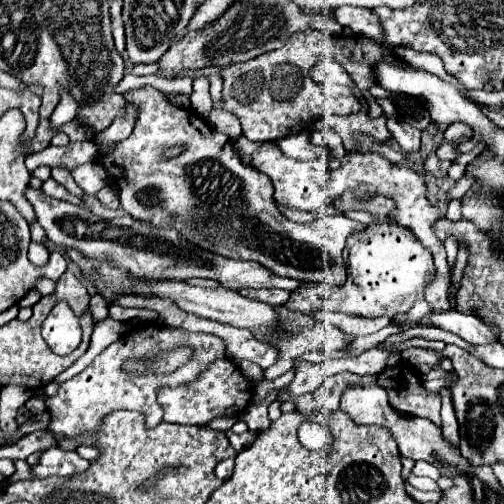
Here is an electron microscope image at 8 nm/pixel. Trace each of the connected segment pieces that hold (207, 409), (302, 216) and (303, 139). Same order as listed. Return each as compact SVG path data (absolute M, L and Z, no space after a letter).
M218 359L208 365L194 381L180 385L180 387L160 387L156 393L158 403L164 409L166 423L178 425L206 425L208 421L224 415L238 415L242 407L248 407L252 397L250 381L240 373L240 367L234 365L230 359Z
M277 204L278 209L290 220L298 223L307 223L319 217L317 213L305 212Z
M292 133L288 137L282 137L276 141L278 149L288 155L288 157L294 157L294 159L312 159L312 157L322 157L324 151L316 145L310 143L308 139L308 133Z

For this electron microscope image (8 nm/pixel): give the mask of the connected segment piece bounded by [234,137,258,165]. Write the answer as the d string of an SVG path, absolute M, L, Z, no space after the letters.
M238 137L236 141L234 141L234 149L238 151L238 155L240 155L240 159L242 159L242 163L244 165L250 165L250 153L254 153L254 149L258 149L258 143L252 143L252 141L248 141L248 139L244 139L244 137Z

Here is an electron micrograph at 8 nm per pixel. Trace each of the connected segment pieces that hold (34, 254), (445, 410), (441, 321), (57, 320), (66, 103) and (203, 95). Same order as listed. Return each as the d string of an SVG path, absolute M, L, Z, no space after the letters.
M31 241L28 249L29 260L37 266L42 266L49 259L49 251L44 244Z
M446 389L444 395L442 395L442 433L444 433L446 441L452 441L454 445L460 441L460 437L458 437L458 421L456 421L456 415L452 413L450 389Z
M448 309L442 313L430 311L424 315L424 319L432 327L438 327L442 331L450 331L450 333L462 337L464 341L468 341L472 345L484 345L484 343L498 341L498 337L492 337L488 333L488 329L484 329L484 323L476 315L466 315L466 313Z
M58 301L44 319L42 337L58 355L72 353L80 345L79 319L65 301Z
M64 91L56 111L50 117L50 129L58 129L60 125L72 121L76 115L78 115L78 103L72 99L72 95L68 91Z
M198 77L194 79L194 91L190 95L190 101L192 101L192 109L202 117L206 119L206 115L210 113L212 109L212 99L210 99L210 93L208 93L208 79L206 77Z

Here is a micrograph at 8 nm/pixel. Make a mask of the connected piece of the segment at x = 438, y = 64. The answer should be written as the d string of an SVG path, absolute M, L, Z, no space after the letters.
M404 46L395 47L395 51L408 63L416 67L426 69L427 71L438 75L443 81L452 83L456 88L458 88L458 79L454 76L447 75L442 60L438 57L438 55L427 52L419 52Z

